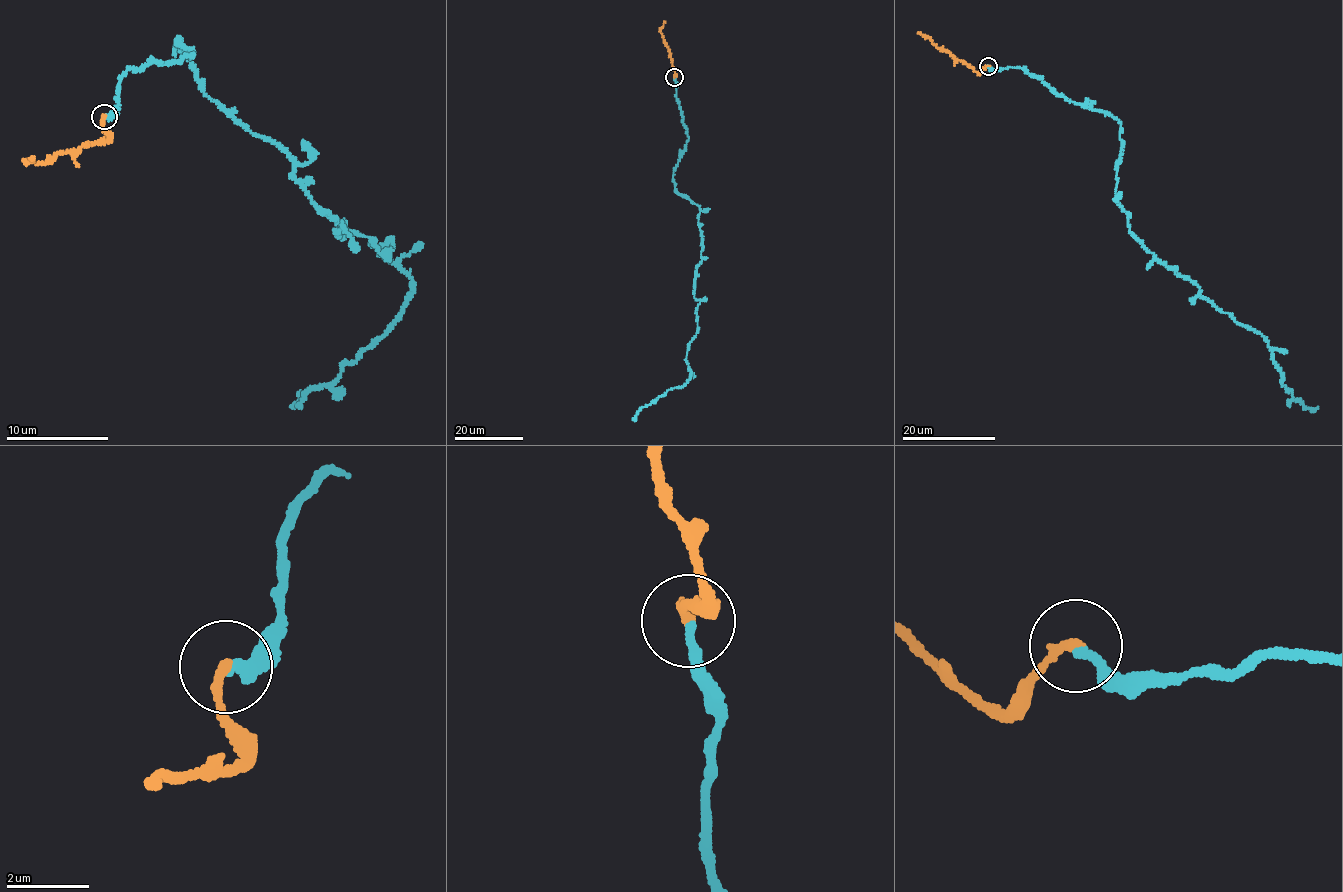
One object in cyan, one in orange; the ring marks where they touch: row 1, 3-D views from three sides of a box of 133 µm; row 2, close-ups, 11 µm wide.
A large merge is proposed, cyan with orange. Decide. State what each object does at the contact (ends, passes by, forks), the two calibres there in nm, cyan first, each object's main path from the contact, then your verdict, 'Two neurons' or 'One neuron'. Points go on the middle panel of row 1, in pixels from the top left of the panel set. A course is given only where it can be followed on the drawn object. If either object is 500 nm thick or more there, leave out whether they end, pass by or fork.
At the ring cyan ends. At the ring orange ends. Thickness 240 nm (cyan) against 240 nm. Course of cyan: (674, 77), (688, 139), (673, 181), (699, 207), (697, 329), (685, 359), (690, 379), (635, 421). Course of orange: (674, 77), (670, 53), (659, 29), (665, 21). One neuron

